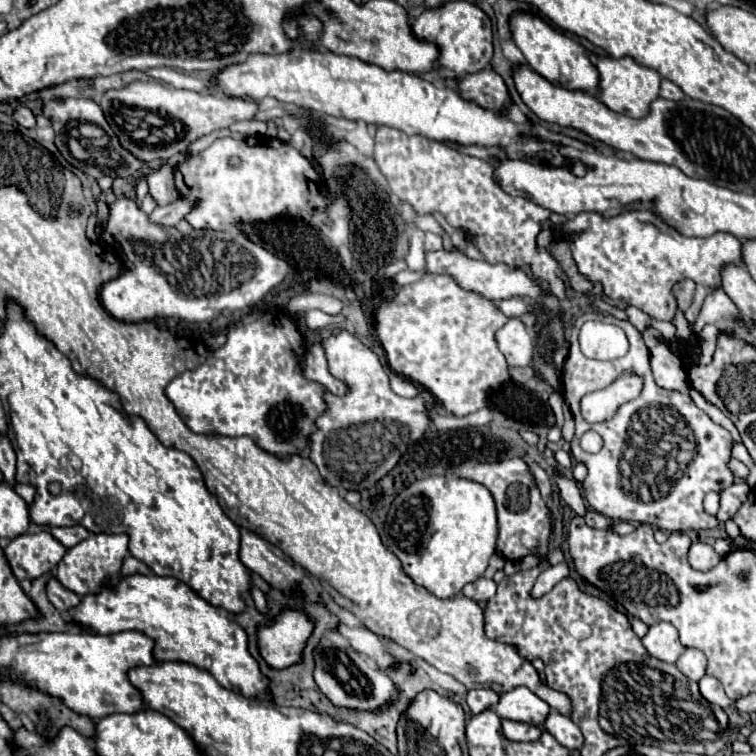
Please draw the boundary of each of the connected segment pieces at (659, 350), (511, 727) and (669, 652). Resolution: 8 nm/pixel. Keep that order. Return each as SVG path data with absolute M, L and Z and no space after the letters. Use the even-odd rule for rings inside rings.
M659 343L651 349L651 369L659 387L681 393L689 389L683 361L675 353L671 353L671 349L665 343Z
M501 719L503 725L503 735L509 741L535 741L541 735L541 729L535 725L525 725L509 719Z
M665 621L649 627L649 633L643 637L643 645L651 657L661 659L665 663L677 663L677 659L685 651L679 641L677 629Z

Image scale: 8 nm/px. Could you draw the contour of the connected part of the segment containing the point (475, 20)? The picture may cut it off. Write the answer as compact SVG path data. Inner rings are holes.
M449 1L441 7L427 9L421 13L413 23L413 35L421 41L435 43L439 47L439 65L455 71L457 75L463 73L477 73L485 69L493 57L493 31L489 17L473 3L467 1Z

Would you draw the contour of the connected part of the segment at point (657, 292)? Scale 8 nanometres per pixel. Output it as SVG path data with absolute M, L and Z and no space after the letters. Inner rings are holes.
M627 211L619 213L613 217L601 215L601 213L577 213L573 219L563 221L553 235L557 239L567 239L571 247L573 261L583 277L587 277L591 283L601 283L603 291L609 299L623 299L627 305L633 305L647 313L651 319L661 319L661 321L673 321L677 313L677 299L673 297L673 285L691 279L695 281L695 295L691 301L691 307L685 311L687 321L695 321L701 303L705 295L715 291L721 285L721 265L725 263L741 263L741 241L729 233L715 233L711 237L683 237L675 229L669 231L667 227L661 227L659 221L653 217L651 211Z

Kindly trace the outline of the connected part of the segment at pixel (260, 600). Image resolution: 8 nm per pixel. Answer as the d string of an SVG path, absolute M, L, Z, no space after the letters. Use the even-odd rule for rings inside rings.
M252 586L251 591L249 591L249 594L253 599L257 610L261 612L263 615L268 615L269 611L267 608L267 602L264 593L257 587Z

